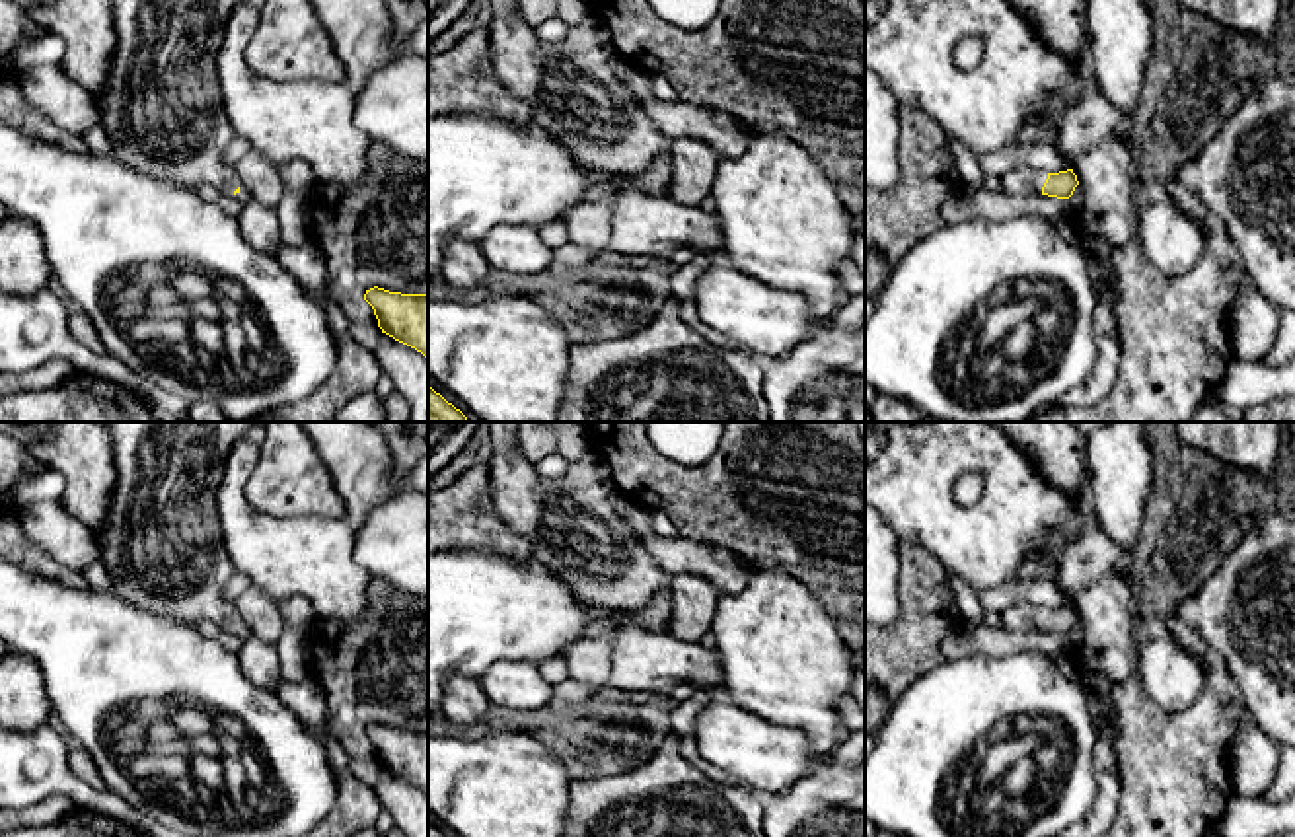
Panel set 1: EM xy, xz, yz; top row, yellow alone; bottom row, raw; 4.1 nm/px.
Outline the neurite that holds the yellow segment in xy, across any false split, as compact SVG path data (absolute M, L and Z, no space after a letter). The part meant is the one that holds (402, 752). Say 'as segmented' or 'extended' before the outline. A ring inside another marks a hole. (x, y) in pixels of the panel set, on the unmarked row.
as segmented | M370 724L364 736L372 742L382 769L428 794L428 730L401 730Z

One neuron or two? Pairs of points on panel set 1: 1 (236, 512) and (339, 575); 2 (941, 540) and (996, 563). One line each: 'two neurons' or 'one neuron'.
1: one neuron
2: one neuron

